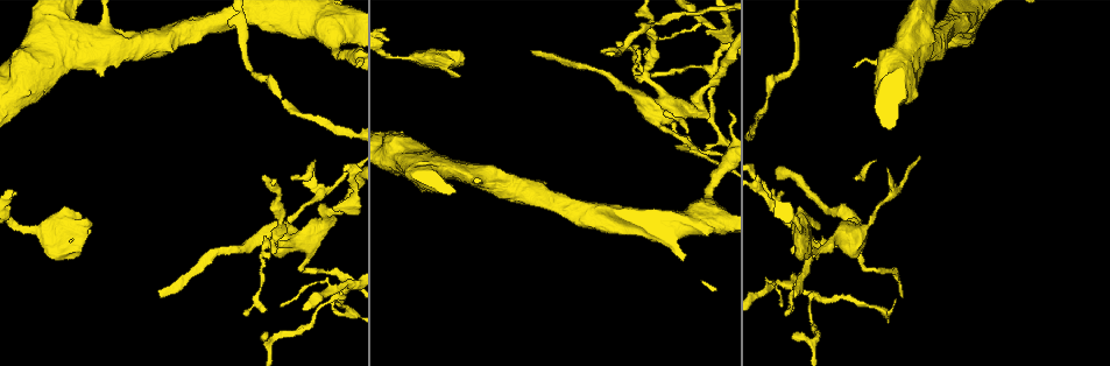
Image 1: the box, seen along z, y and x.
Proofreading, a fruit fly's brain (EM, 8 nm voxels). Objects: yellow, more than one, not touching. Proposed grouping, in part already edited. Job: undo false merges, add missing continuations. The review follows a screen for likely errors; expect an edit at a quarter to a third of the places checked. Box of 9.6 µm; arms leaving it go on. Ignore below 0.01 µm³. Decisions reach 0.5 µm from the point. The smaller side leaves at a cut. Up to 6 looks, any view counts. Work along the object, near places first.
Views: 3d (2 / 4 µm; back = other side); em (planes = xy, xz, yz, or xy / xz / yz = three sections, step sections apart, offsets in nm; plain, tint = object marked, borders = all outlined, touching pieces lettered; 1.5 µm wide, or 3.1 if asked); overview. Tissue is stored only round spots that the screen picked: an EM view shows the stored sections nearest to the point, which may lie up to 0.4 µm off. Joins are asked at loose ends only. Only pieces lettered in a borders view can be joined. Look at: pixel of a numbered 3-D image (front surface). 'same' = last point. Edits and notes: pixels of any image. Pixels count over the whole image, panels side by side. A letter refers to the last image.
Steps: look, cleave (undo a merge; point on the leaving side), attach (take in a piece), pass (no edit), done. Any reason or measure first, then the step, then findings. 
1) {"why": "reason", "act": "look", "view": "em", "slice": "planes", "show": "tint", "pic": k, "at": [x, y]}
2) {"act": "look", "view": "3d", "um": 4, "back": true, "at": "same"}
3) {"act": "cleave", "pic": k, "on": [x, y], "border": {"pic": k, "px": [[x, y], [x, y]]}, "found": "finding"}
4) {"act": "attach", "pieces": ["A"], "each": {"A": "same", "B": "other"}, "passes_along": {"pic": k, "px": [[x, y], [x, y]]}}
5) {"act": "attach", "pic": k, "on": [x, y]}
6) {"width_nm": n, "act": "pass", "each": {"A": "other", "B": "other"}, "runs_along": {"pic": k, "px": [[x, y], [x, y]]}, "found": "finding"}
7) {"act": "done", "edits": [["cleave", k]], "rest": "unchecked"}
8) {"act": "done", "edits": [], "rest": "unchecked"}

{"why": "thin end", "act": "look", "view": "3d", "um": 2, "pic": 1, "at": [792, 335]}

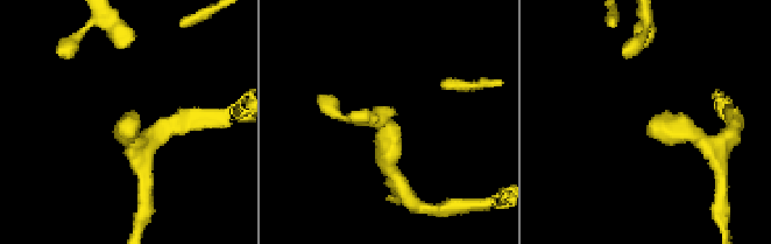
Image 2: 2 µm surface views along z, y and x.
{"act": "look", "view": "em", "slice": "planes", "show": "plain", "pic": 2, "at": [391, 122]}

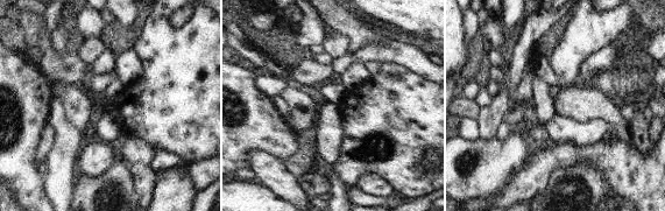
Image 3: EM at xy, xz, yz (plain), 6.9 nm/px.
{"why": "what lies round it", "act": "look", "view": "em", "slice": "planes", "show": "borders", "at": "same"}

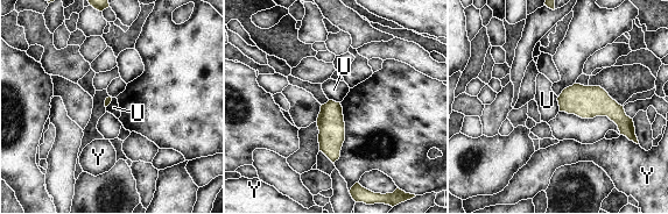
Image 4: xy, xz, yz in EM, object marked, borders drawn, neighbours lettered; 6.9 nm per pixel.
{"longest_contact_nm": ["U", 110], "act": "pass", "each": {"U": "other", "Y": "other"}, "border": {"pic": 4, "px": [[557, 97], [560, 111]]}, "found": "none of them fits"}

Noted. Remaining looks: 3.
{"why": "an open end", "act": "look", "view": "em", "slice": "planes", "show": "borders", "pic": 1, "at": [533, 54]}

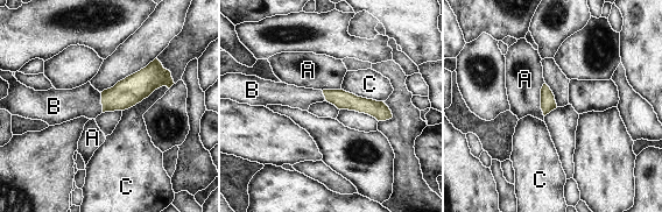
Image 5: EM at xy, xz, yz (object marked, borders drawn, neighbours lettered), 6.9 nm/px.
{"width_nm": 110, "act": "attach", "pieces": ["B"], "each": {"A": "other", "B": "same", "C": "other"}, "passes_along": {"pic": 5, "px": [[126, 93], [101, 103], [65, 105]]}, "found": "it goes on there"}

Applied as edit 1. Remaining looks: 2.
{"act": "done", "edits": [["attach", 5]], "rest": "unchecked"}

